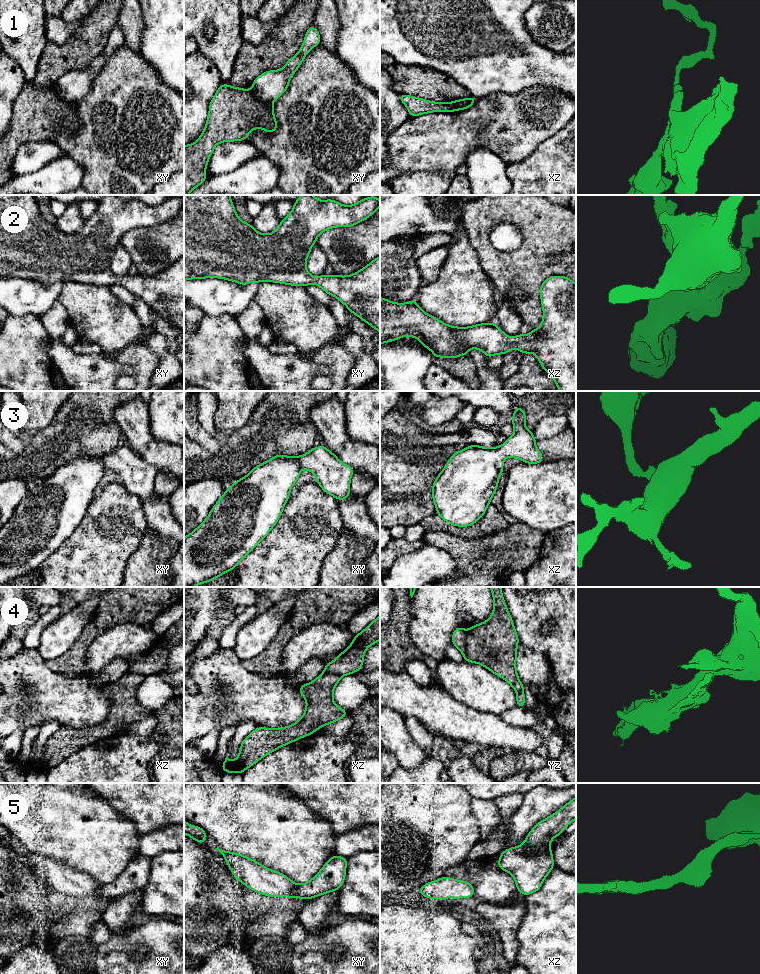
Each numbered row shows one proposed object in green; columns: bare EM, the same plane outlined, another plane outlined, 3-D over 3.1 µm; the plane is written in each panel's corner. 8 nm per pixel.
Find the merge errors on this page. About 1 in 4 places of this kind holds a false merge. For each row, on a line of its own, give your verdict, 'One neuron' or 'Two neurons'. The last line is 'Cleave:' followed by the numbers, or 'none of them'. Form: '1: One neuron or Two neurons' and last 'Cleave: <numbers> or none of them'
1: Two neurons
2: One neuron
3: One neuron
4: Two neurons
5: One neuron
Cleave: 1, 4

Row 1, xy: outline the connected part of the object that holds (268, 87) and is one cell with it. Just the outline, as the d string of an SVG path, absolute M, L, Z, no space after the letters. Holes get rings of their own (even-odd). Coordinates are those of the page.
M312 25L305 34L299 52L290 58L282 69L266 71L253 81L254 95L265 103L276 101L287 90L291 77L302 64L306 54L319 44L319 32Z

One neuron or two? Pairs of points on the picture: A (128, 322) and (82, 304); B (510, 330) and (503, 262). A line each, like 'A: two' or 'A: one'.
A: one
B: two

